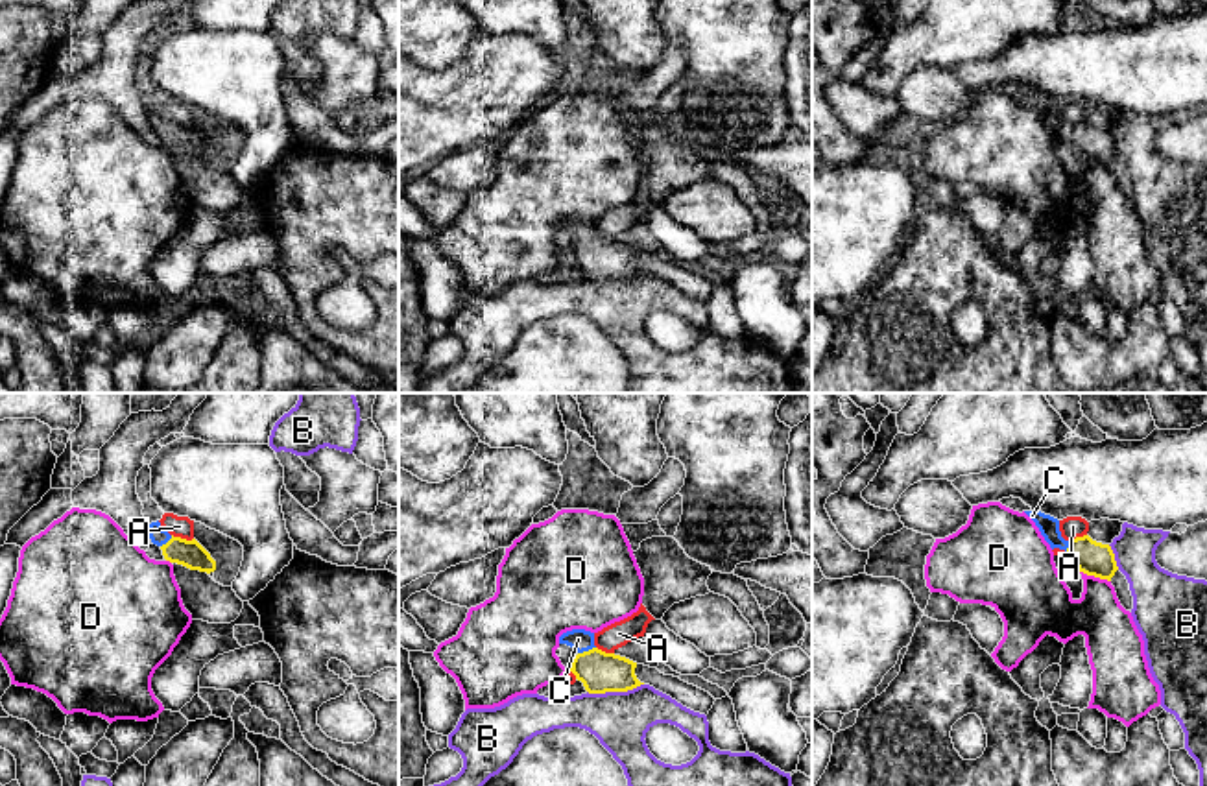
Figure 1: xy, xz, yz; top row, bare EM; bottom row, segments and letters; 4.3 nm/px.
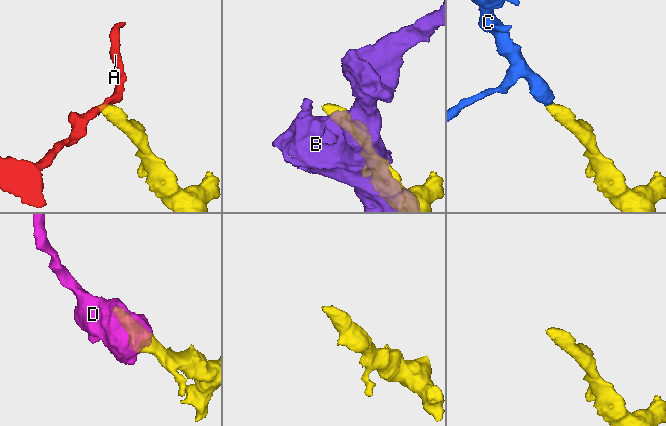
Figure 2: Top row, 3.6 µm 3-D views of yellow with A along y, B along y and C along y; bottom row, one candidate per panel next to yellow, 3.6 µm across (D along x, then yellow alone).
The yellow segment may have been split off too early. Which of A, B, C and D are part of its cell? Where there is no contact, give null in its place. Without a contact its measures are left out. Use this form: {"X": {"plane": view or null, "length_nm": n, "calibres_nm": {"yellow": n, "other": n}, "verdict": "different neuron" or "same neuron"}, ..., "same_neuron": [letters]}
{"A": {"plane": "xy", "length_nm": 100, "calibres_nm": {"yellow": 120, "other": 100}, "verdict": "different neuron"}, "B": {"plane": "xz", "length_nm": 260, "calibres_nm": {"yellow": 180, "other": 260}, "verdict": "different neuron"}, "C": {"plane": "xz", "length_nm": 90, "calibres_nm": {"yellow": 180, "other": 100}, "verdict": "same neuron"}, "D": {"plane": "yz", "length_nm": 140, "calibres_nm": {"yellow": 150, "other": 240}, "verdict": "different neuron"}, "same_neuron": ["C"]}

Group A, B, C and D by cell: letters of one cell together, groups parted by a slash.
A / B / C / D

